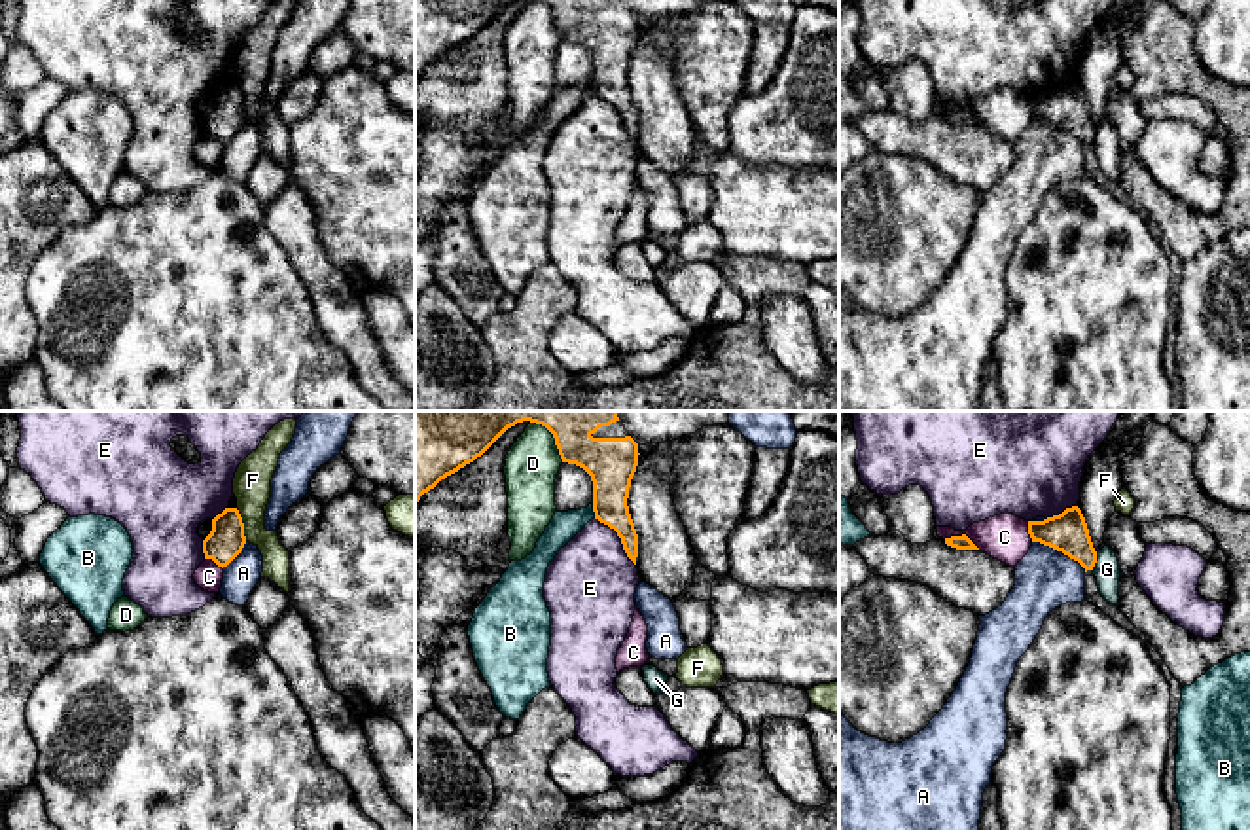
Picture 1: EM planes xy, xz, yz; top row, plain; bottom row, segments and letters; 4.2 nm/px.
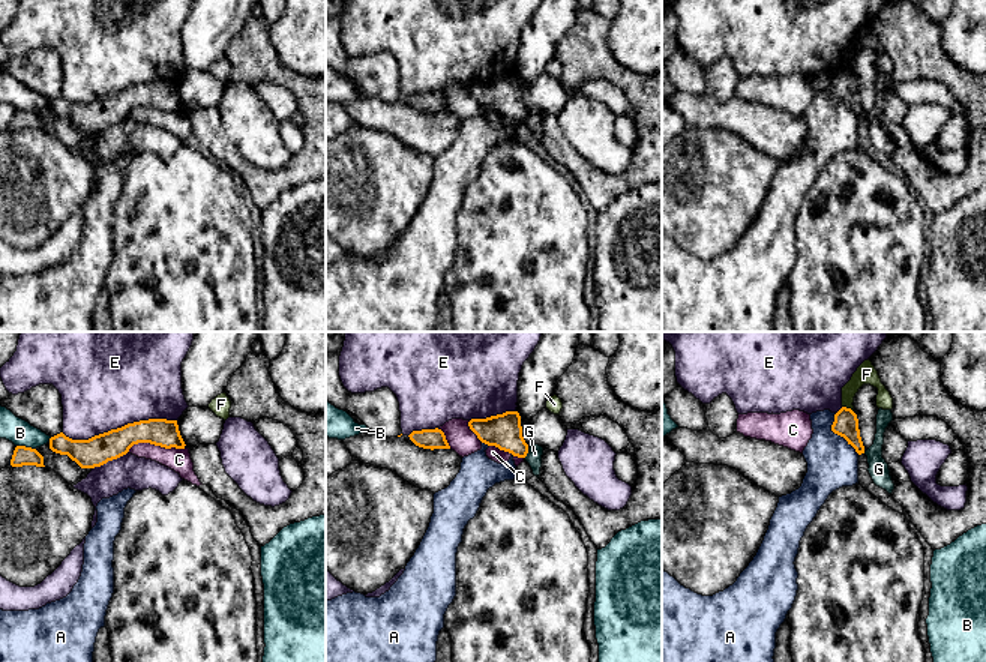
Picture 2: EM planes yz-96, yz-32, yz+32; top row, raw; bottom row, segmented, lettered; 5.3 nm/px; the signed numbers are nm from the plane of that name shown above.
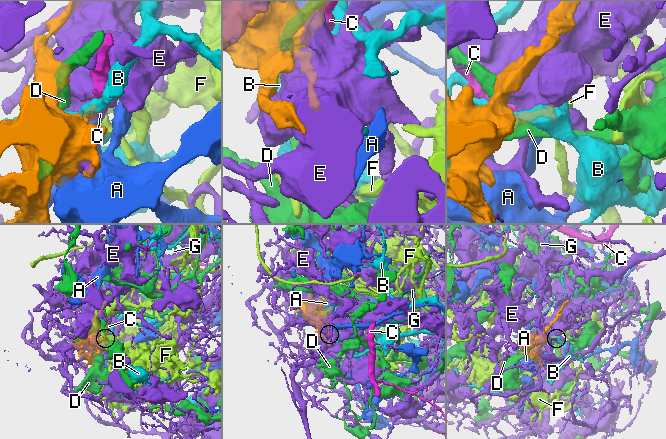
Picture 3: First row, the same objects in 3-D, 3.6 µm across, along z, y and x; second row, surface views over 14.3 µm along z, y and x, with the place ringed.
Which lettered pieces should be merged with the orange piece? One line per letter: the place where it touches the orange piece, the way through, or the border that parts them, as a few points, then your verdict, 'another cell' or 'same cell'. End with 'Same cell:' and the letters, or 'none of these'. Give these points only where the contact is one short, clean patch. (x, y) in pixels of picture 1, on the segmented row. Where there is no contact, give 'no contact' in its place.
A: meets orange in yz at (1059, 550); another cell
B: meets orange in xz at (593, 510); another cell
C: meets orange in yz at (963, 535); another cell
D: meets orange in xz at (553, 436); another cell
E: meets orange in xz at (620, 537); another cell
F: meets orange in xy at (243, 525); border along xy (235, 508), (247, 541); another cell
G: meets orange in yz at (1095, 561); border along yz (1097, 552), (1097, 561), (1091, 569); another cell
Same cell: none of these

